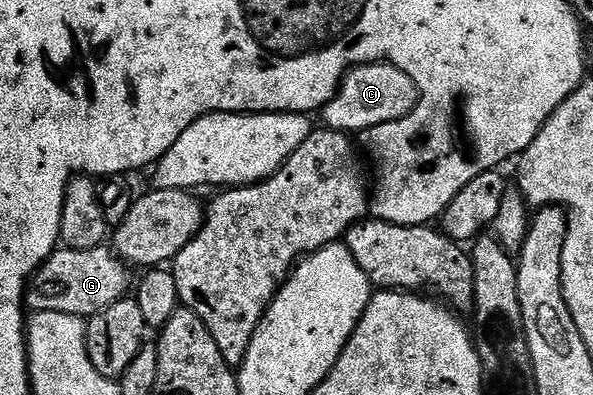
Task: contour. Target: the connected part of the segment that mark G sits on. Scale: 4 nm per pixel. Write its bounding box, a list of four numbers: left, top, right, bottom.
[25,246,132,317]

